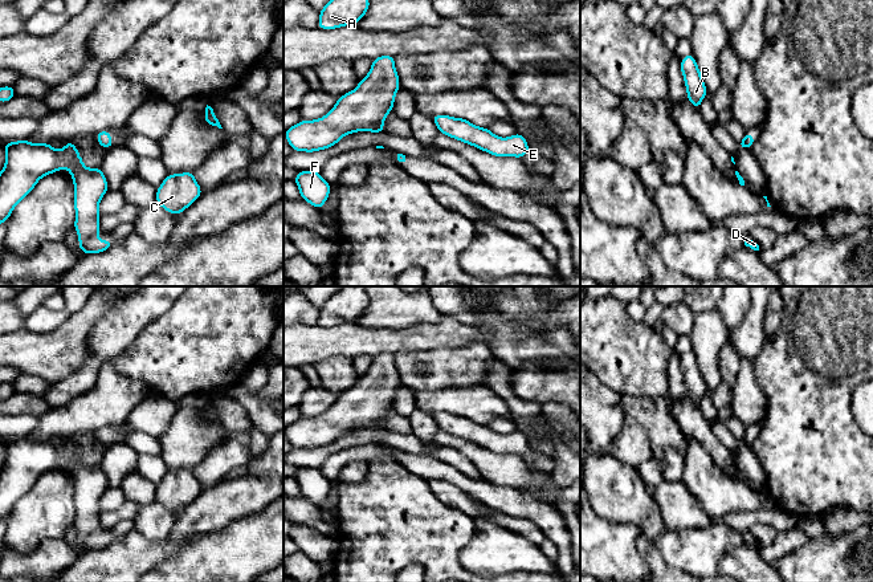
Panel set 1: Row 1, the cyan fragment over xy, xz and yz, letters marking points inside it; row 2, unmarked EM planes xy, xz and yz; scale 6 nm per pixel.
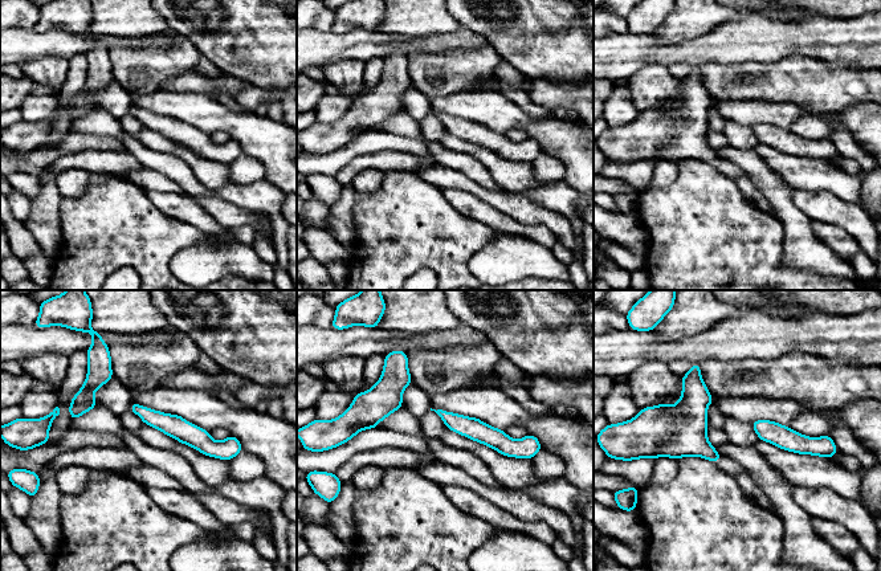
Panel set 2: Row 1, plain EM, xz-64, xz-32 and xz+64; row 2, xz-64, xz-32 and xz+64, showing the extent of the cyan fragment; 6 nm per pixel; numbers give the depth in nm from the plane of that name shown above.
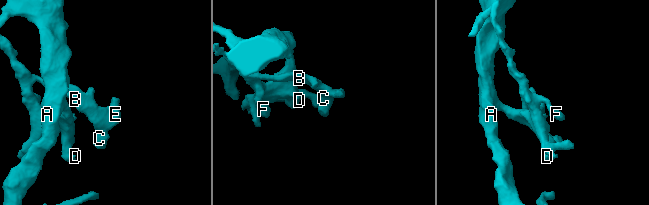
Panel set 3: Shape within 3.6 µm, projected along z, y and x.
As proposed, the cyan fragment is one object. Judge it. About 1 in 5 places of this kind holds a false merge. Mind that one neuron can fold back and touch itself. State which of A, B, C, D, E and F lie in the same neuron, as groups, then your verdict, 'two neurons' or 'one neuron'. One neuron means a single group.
A B C D E F | one neuron

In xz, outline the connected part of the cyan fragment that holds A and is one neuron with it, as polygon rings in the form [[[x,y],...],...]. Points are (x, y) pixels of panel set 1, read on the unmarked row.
[[[344,286],[333,294],[319,309],[319,326],[336,326],[356,322],[370,305],[366,286]]]

